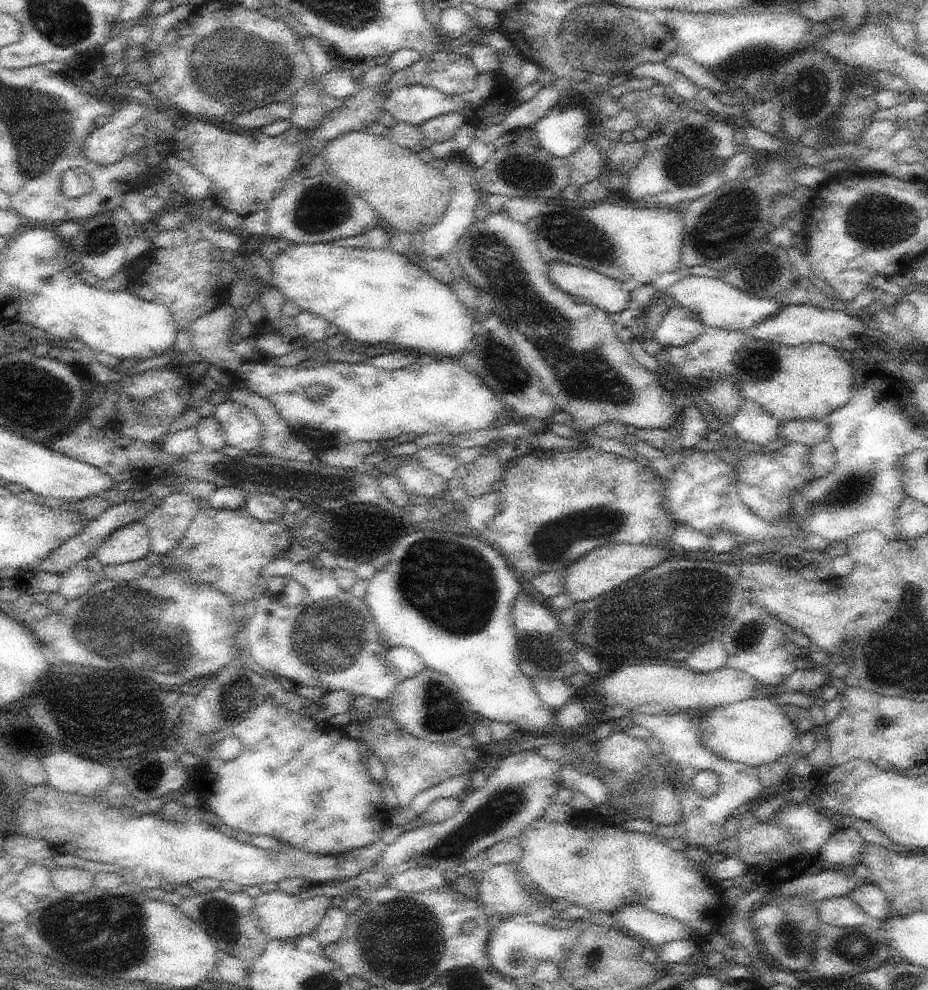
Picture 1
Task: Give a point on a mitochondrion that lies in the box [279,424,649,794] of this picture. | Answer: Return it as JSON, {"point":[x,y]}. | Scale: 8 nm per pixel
{"point":[456,590]}

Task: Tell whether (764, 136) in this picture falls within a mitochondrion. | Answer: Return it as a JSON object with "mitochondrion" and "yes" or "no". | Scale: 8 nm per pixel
{"mitochondrion":"no"}

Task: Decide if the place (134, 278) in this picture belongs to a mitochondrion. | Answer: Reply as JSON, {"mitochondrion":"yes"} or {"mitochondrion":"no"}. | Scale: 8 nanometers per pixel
{"mitochondrion":"no"}

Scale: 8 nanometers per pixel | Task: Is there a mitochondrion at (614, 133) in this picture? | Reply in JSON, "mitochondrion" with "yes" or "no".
{"mitochondrion":"no"}

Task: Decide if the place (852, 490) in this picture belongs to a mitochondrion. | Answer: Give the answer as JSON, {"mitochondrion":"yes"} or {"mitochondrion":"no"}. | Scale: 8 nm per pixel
{"mitochondrion":"yes"}

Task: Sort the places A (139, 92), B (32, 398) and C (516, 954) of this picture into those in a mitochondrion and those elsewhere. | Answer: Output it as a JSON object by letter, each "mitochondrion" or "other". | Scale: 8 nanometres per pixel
{"A":"other","B":"mitochondrion","C":"mitochondrion"}

